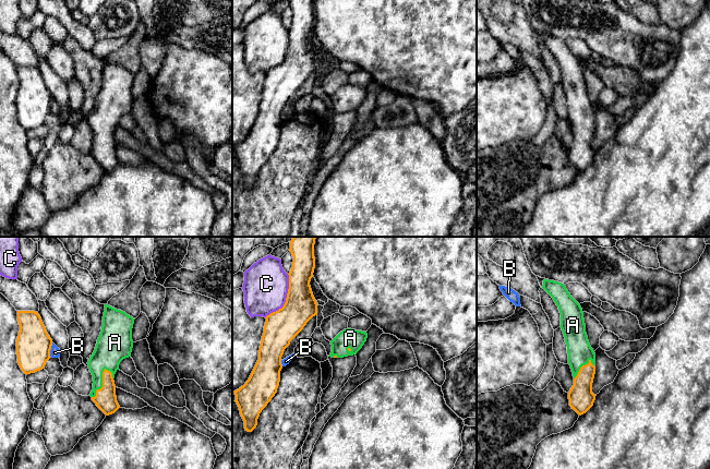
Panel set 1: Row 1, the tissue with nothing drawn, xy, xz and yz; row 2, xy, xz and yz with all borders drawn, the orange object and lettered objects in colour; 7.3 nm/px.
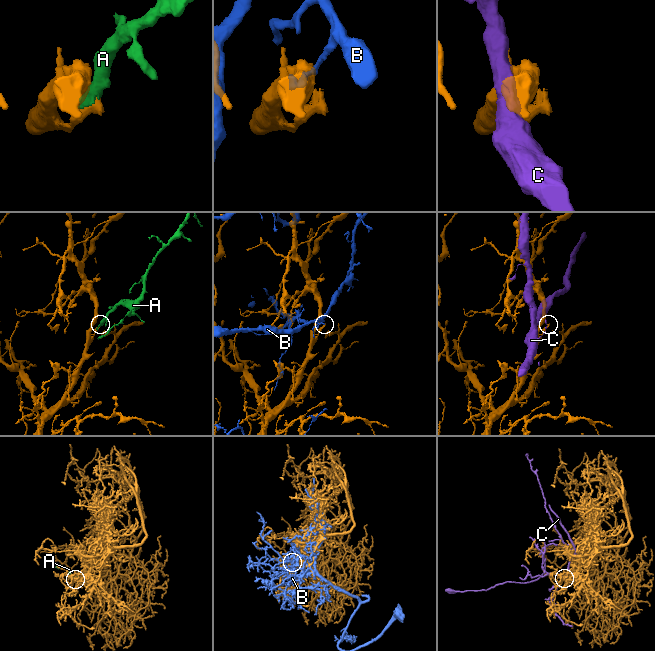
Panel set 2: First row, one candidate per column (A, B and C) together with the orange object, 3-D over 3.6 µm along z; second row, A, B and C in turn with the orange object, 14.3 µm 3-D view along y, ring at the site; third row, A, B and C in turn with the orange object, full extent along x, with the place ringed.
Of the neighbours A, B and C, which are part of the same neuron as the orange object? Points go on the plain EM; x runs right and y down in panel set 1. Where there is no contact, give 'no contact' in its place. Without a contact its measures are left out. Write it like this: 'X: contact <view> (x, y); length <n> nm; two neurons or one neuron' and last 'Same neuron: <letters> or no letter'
A: contact xy (103, 137); length 240 nm; one neuron
B: contact xy (50, 105); length 110 nm; two neurons
C: contact xz (286, 55); length 360 nm; two neurons
Same neuron: A

